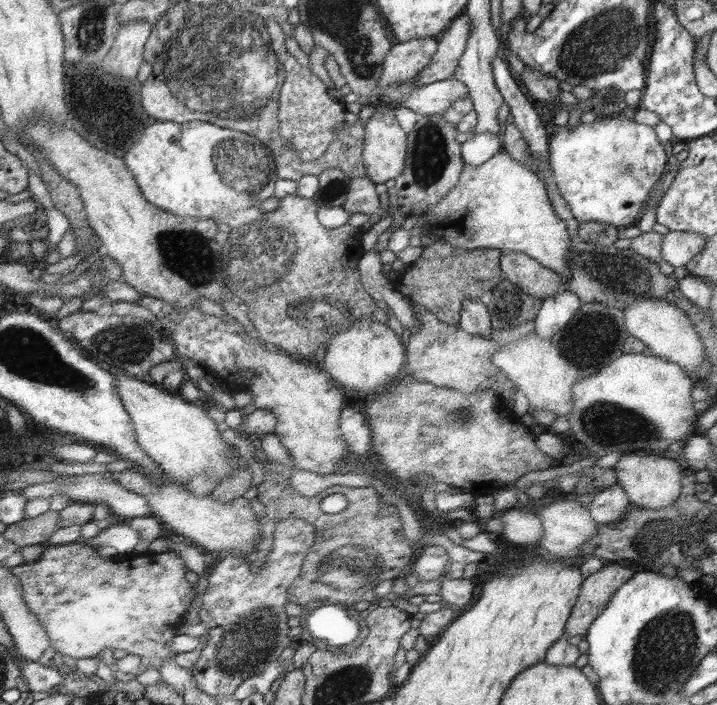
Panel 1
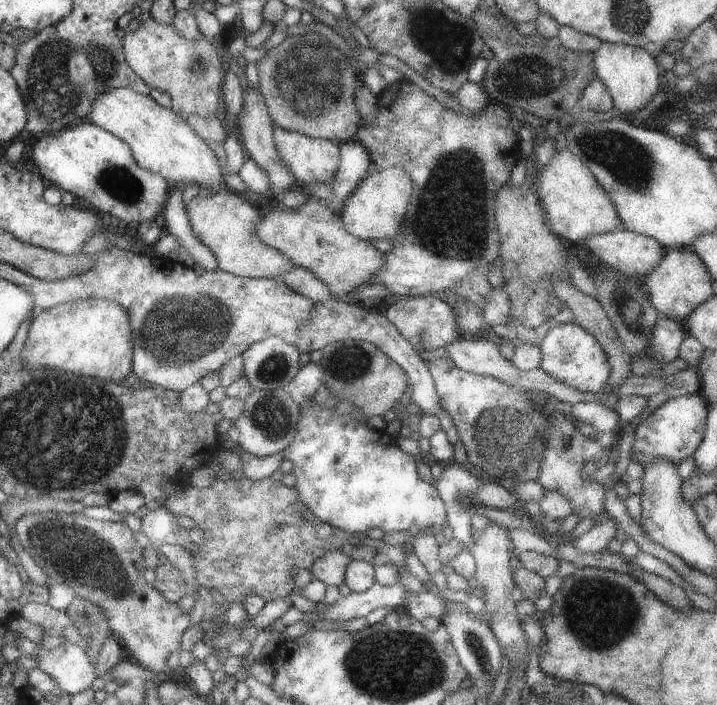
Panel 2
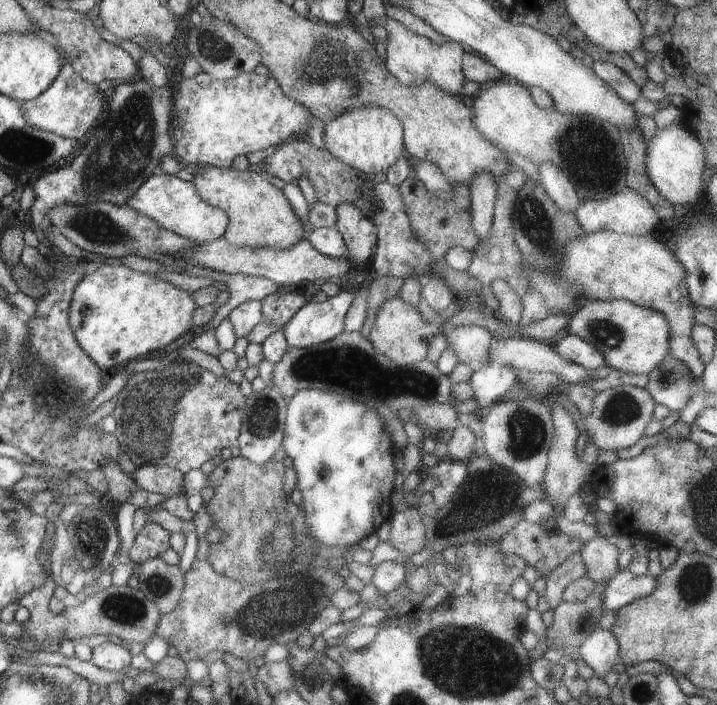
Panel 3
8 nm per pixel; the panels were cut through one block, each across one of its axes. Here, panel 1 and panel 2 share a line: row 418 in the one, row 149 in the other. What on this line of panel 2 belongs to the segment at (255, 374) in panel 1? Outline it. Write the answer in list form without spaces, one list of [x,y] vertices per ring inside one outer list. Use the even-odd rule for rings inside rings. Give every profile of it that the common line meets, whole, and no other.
[[[278,125],[273,127],[273,139],[280,160],[288,166],[298,178],[299,188],[305,188],[317,182],[330,185],[336,172],[339,172],[339,160],[342,156],[340,145],[328,139],[307,137],[306,135],[281,129]]]

